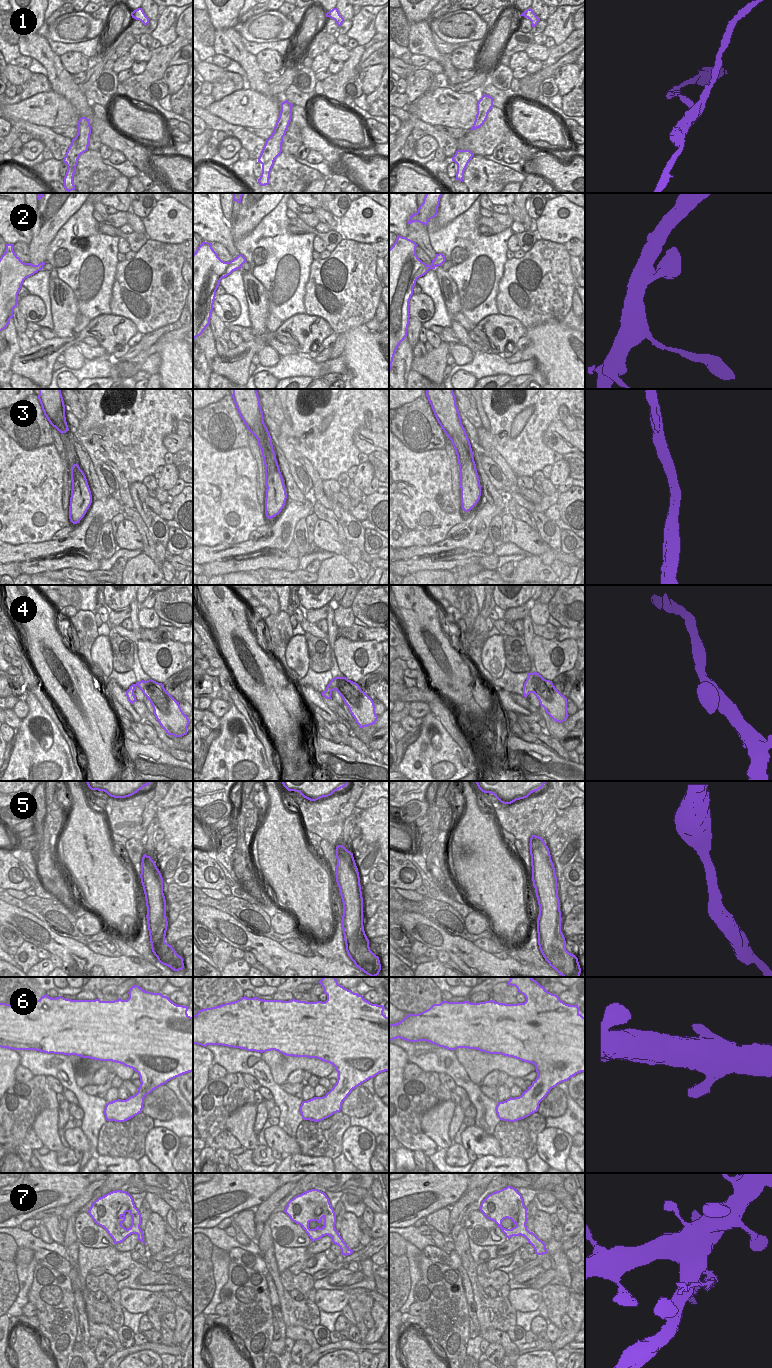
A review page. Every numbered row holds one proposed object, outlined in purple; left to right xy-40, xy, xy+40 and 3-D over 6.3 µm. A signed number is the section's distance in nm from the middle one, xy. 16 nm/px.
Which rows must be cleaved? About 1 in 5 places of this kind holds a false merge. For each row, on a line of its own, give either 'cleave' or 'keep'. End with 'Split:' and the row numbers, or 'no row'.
1: keep
2: keep
3: keep
4: keep
5: keep
6: keep
7: cleave
Split: 7

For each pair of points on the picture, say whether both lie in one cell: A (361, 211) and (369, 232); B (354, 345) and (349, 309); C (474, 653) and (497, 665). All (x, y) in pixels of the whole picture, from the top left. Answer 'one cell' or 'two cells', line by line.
A: one cell
B: two cells
C: two cells

